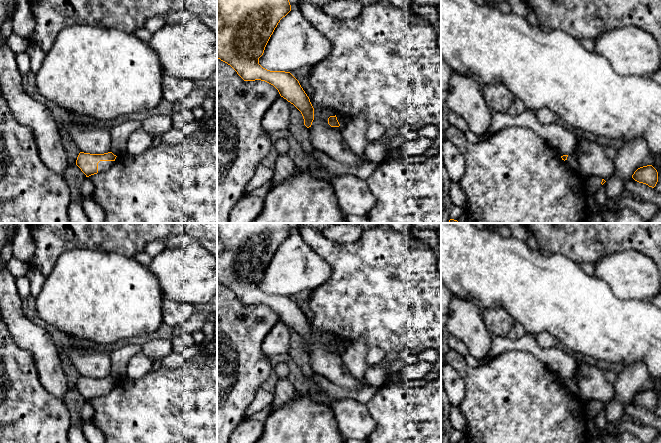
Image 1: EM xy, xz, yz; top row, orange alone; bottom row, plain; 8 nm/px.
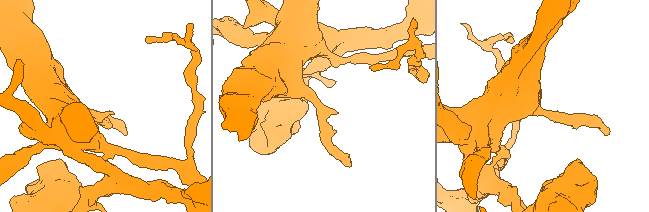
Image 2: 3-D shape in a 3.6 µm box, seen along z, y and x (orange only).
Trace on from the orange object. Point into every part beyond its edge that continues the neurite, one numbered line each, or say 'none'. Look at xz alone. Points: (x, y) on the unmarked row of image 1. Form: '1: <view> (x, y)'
none

